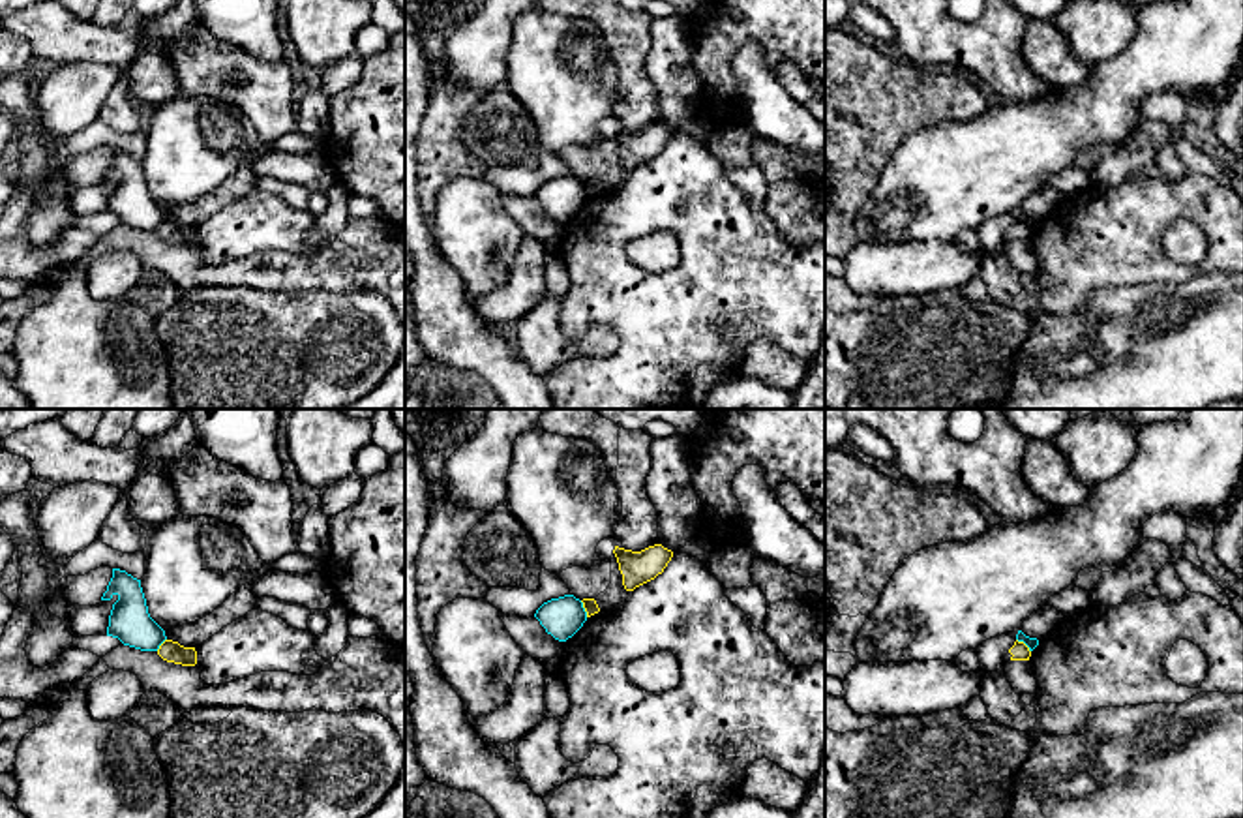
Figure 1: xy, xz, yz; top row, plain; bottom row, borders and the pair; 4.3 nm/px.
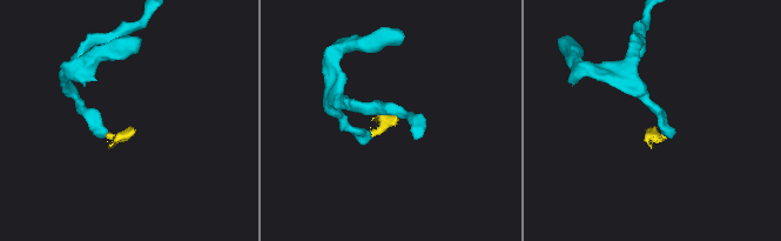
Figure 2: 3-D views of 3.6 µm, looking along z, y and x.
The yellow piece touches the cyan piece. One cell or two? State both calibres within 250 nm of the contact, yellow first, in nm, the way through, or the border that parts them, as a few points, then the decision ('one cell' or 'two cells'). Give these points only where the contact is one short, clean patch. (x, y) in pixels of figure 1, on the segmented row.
calibres 60 and 170 nm; border xz (580, 601), (587, 616); two cells

